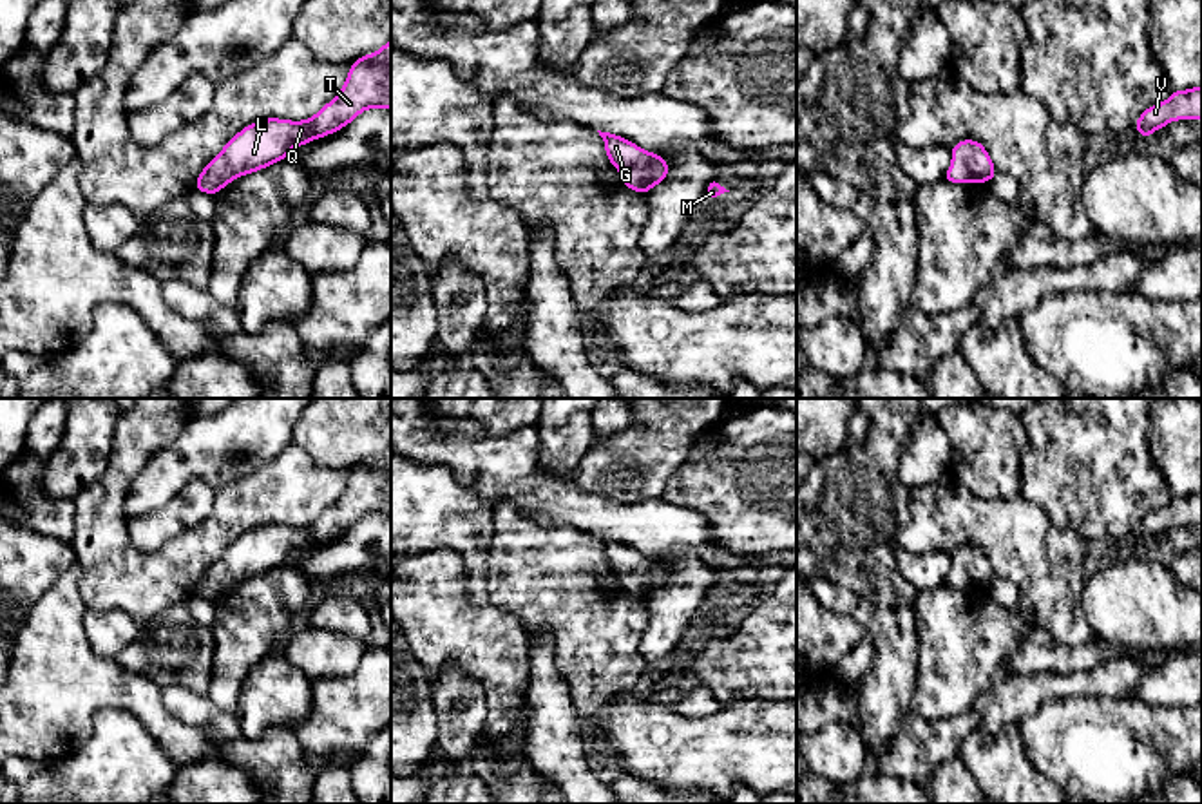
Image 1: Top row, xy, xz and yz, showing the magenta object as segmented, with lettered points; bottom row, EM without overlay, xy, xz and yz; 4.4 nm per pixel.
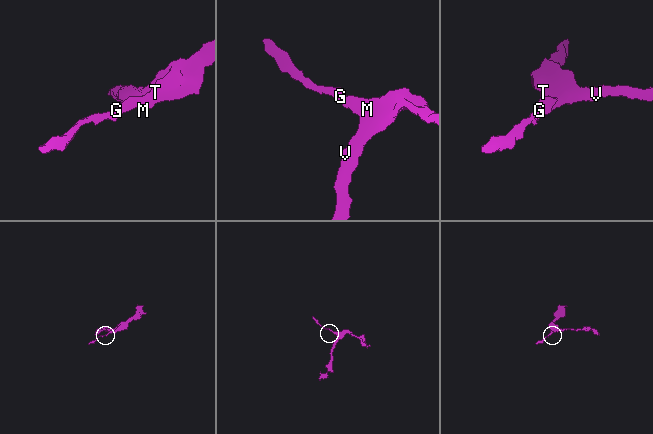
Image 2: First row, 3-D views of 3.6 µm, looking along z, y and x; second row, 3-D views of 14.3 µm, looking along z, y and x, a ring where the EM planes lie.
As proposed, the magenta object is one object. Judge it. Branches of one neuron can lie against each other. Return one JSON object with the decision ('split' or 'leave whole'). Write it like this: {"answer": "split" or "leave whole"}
{"answer": "leave whole"}

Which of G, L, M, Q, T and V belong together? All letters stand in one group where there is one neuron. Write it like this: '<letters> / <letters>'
G L M Q T V

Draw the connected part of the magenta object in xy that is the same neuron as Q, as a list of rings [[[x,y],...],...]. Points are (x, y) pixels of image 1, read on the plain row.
[[[391,444],[378,458],[366,460],[349,473],[340,500],[311,525],[259,525],[235,540],[221,560],[206,569],[194,596],[215,601],[234,583],[286,565],[293,552],[340,536],[371,512],[391,514]]]

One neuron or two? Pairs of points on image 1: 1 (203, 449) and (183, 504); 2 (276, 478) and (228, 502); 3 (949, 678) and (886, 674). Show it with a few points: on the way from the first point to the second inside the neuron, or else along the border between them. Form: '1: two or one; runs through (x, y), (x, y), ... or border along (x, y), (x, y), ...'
1: two; border along (214, 489), (201, 480), (190, 480), (156, 507)
2: one; runs through (265, 489), (254, 500), (239, 502)
3: two; border along (916, 632), (916, 685), (907, 710)

